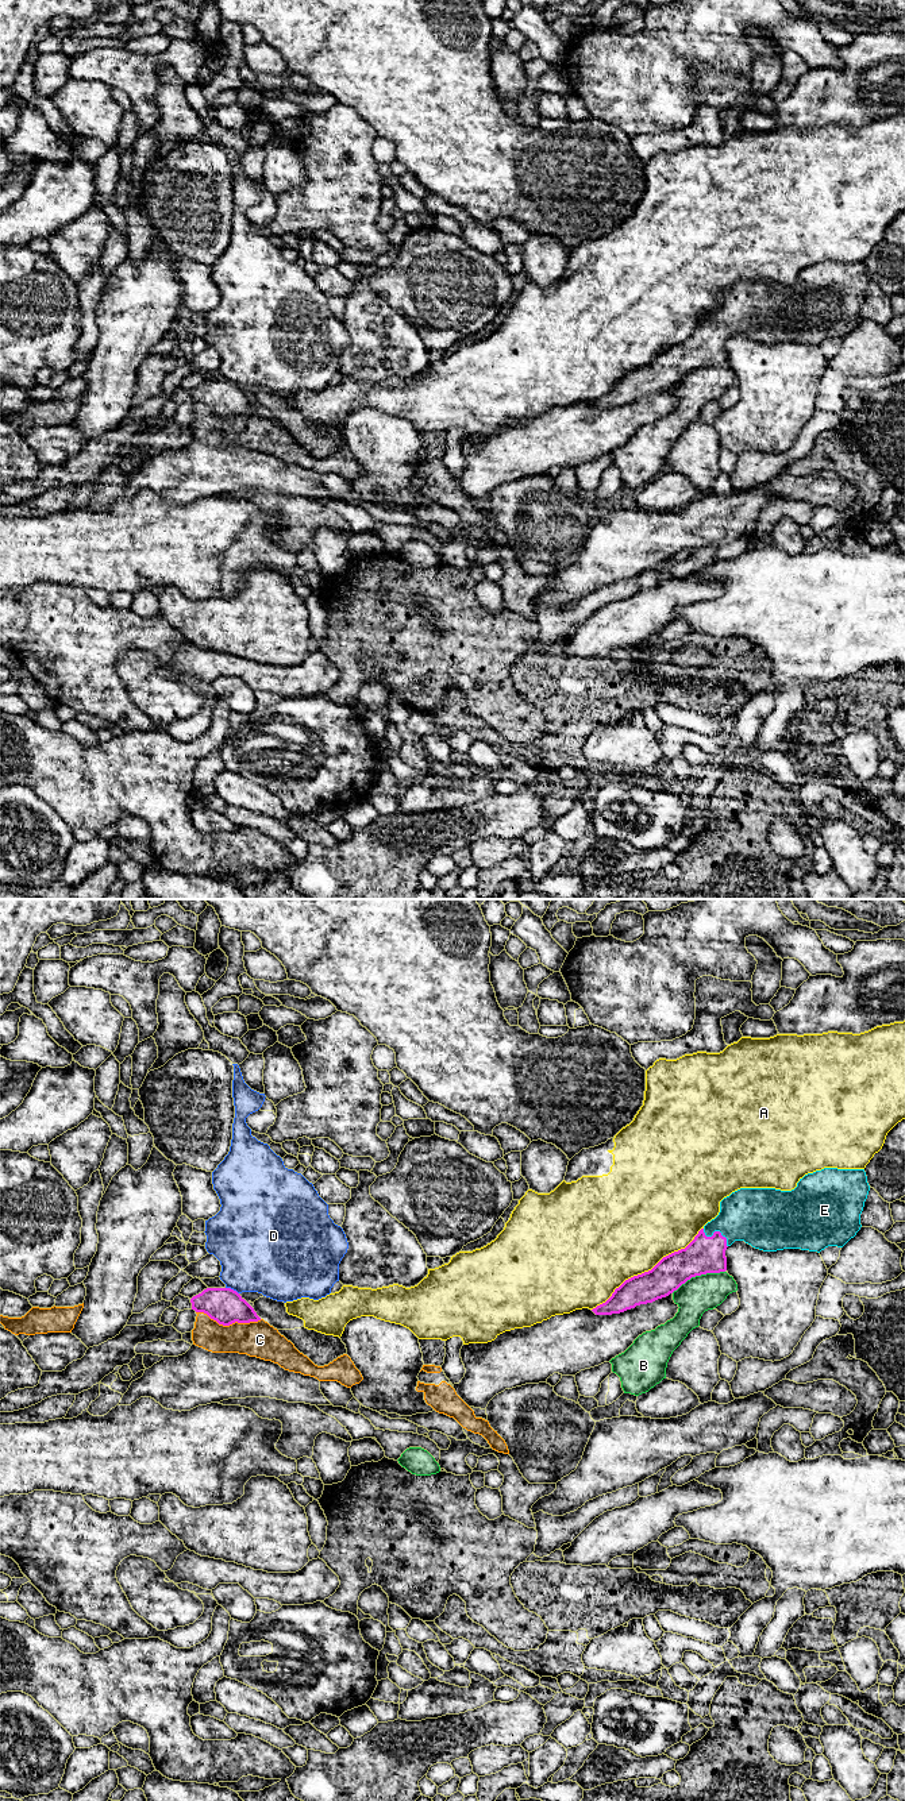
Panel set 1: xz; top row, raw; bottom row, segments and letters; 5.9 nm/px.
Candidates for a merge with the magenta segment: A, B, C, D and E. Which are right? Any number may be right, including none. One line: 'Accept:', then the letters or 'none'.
Accept: E

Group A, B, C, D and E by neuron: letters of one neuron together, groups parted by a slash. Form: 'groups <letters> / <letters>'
groups A / B / C / D / E

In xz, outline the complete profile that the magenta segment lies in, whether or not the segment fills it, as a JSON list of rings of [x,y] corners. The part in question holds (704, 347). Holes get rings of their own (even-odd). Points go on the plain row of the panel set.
[[[824,261],[805,267],[792,284],[775,281],[740,281],[720,294],[719,308],[708,315],[694,332],[678,344],[663,350],[651,363],[625,373],[615,382],[612,389],[592,404],[596,408],[620,406],[640,397],[652,396],[677,383],[682,377],[696,369],[720,366],[727,363],[725,343],[735,333],[744,333],[763,344],[783,342],[801,342],[820,346],[828,339],[843,340],[860,323],[860,306],[867,292],[870,278],[864,262]]]

